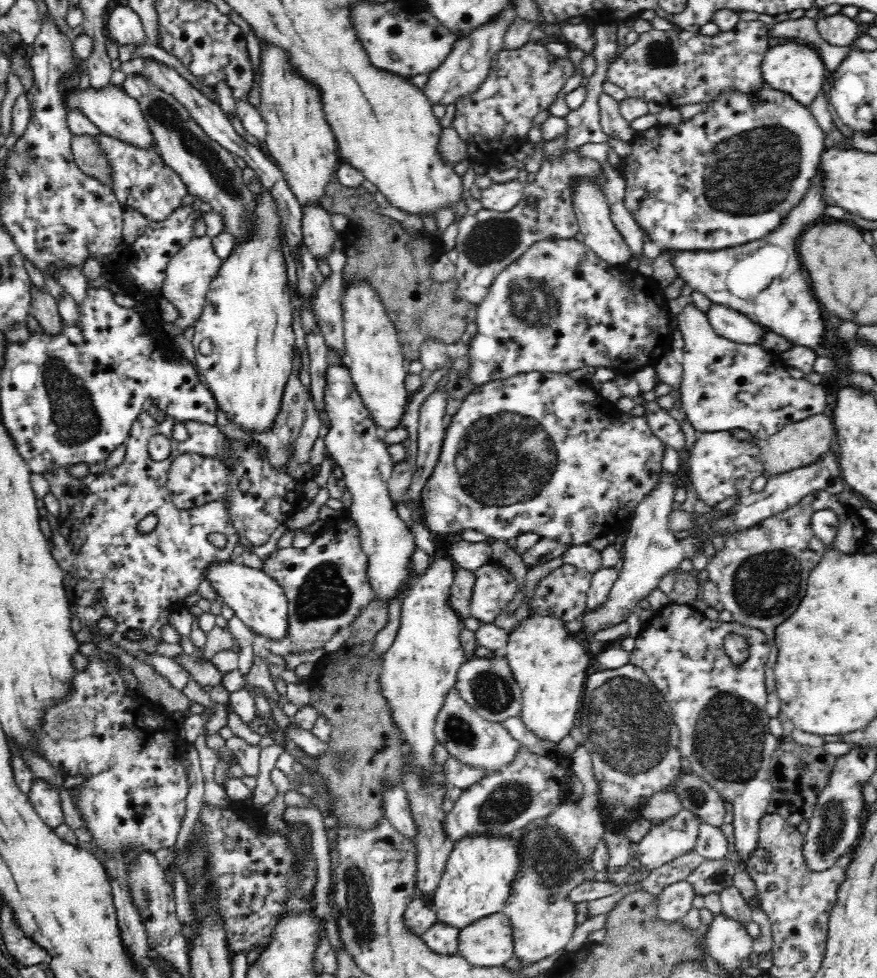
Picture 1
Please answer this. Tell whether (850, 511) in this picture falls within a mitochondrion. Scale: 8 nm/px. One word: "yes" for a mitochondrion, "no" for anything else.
no

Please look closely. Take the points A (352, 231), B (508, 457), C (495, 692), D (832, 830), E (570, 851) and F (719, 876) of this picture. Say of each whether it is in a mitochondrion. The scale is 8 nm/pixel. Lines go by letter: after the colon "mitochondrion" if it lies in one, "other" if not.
A: other
B: mitochondrion
C: mitochondrion
D: mitochondrion
E: mitochondrion
F: mitochondrion

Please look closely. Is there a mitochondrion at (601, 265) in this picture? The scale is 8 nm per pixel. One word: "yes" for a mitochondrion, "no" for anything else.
no

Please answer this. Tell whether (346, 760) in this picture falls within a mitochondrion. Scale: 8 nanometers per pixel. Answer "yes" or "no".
yes

